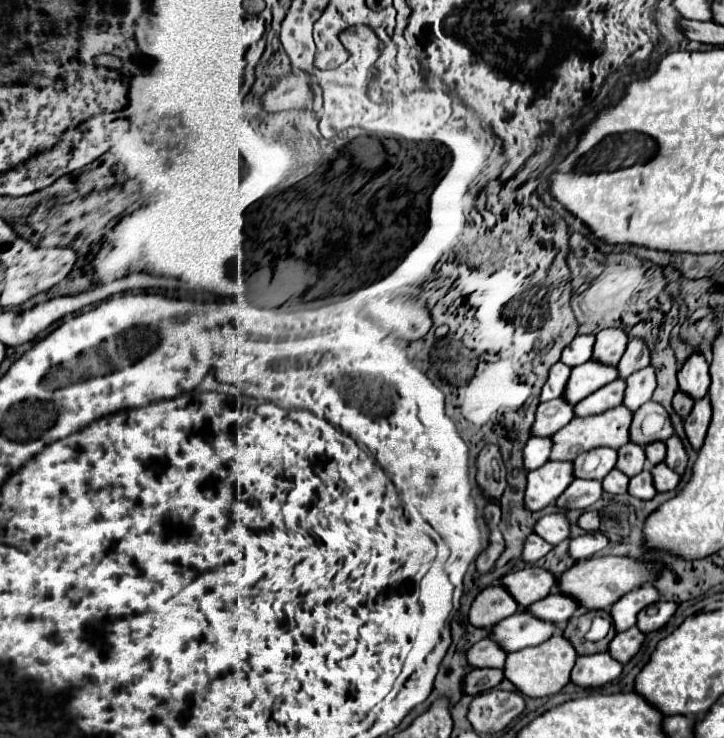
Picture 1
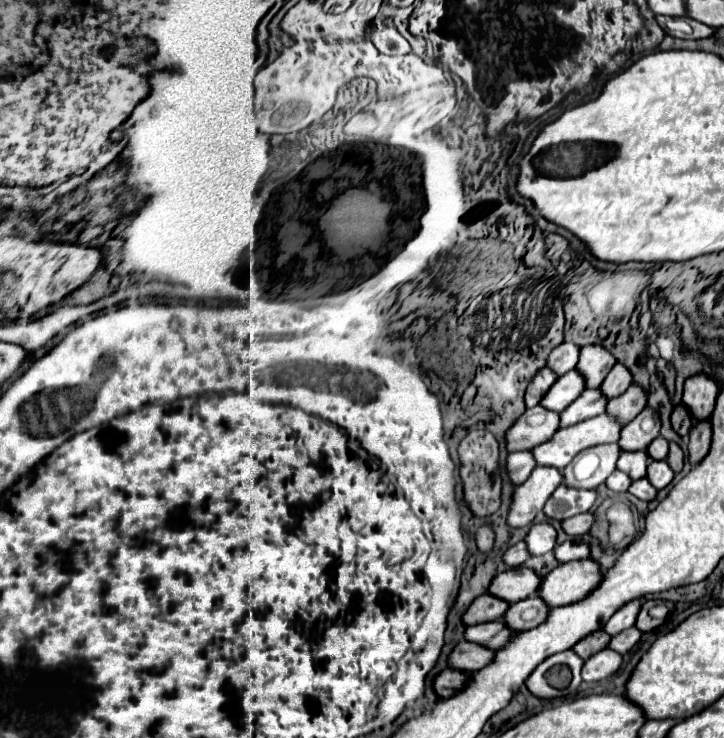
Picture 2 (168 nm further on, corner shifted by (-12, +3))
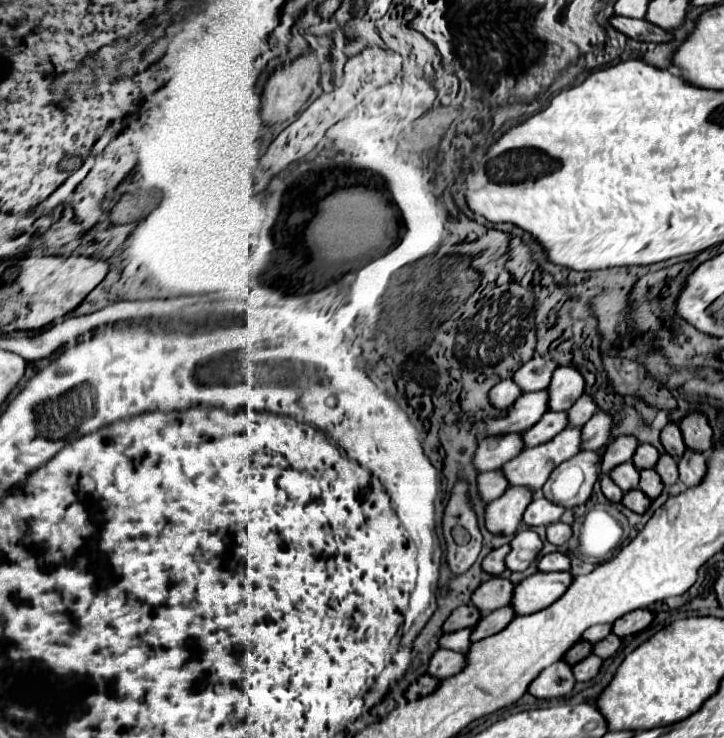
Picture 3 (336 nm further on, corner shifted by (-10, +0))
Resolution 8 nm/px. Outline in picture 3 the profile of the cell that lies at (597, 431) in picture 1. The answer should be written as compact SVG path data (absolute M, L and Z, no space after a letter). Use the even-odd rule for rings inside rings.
M570 427L560 431L554 439L524 449L520 455L510 459L500 471L508 481L508 487L528 487L530 491L540 491L550 473L580 451L580 427Z

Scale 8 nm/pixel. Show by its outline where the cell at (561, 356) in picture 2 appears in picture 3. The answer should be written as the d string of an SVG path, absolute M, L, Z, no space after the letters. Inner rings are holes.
M532 357L528 363L524 363L518 371L514 371L512 381L520 387L522 393L530 393L530 391L542 391L546 389L546 383L550 381L552 371L558 365L552 363L550 359L544 357Z

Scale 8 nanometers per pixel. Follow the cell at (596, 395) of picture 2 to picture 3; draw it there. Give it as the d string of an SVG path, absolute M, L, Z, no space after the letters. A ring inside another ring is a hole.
M546 413L534 427L530 427L526 433L522 433L524 449L536 447L540 443L546 443L554 435L558 435L566 427L566 413Z

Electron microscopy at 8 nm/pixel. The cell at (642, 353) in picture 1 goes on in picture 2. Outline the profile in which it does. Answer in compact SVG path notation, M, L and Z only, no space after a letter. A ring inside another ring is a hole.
M616 364L608 374L608 378L604 380L604 386L600 388L608 398L614 398L614 396L620 396L630 384L632 384L632 372L624 364Z

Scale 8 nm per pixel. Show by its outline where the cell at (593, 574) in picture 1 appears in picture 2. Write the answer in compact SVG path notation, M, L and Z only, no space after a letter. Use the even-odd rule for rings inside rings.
M586 558L566 562L542 578L540 596L550 606L576 604L590 596L600 586L602 580L604 572L596 560Z

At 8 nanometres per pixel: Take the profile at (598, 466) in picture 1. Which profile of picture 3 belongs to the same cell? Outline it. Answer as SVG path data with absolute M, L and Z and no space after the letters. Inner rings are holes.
M580 451L570 461L552 471L552 477L542 487L548 501L574 509L584 505L600 475L600 457L596 451Z

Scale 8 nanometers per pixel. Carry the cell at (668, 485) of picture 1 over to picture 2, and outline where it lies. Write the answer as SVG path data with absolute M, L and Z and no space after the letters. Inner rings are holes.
M652 460L648 466L648 480L658 488L666 488L674 478L674 470L668 466L666 460Z

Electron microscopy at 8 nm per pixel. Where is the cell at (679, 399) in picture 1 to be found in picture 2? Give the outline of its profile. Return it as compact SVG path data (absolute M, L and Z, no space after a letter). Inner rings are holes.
M676 404L674 412L672 412L672 426L680 436L686 436L690 426L692 426L692 414L684 404Z

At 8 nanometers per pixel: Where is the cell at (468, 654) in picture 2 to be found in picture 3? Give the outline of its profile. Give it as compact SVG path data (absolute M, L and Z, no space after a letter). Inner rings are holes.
M438 649L438 651L430 657L426 675L430 675L430 677L442 681L442 679L452 677L452 675L456 675L458 671L462 671L464 665L466 665L466 659L464 659L462 653L446 651L446 649Z

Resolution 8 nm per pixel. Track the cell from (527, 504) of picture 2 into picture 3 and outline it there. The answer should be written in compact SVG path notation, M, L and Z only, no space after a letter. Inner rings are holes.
M510 487L502 497L490 501L484 513L484 525L494 535L514 535L520 521L522 511L528 507L532 499L530 489L526 487Z

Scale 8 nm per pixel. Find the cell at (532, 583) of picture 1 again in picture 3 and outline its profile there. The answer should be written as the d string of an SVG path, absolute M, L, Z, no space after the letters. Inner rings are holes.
M492 577L472 593L472 603L484 615L498 607L506 607L512 599L512 591L514 591L514 585L508 579Z

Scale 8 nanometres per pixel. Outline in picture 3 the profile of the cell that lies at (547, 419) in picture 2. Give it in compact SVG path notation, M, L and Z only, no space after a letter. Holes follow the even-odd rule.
M500 435L486 437L478 443L472 463L478 473L500 469L504 463L514 459L522 451L522 435Z

